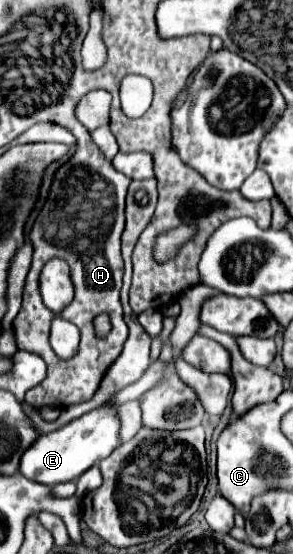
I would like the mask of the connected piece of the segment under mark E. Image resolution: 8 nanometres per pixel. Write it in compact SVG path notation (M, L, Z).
M103 404L87 414L83 414L77 420L71 420L69 424L61 426L59 430L53 430L49 434L43 434L37 438L27 452L21 458L21 474L25 478L31 478L45 486L55 486L61 482L71 482L79 478L87 468L95 466L99 460L107 458L117 446L119 446L119 420L113 406Z

